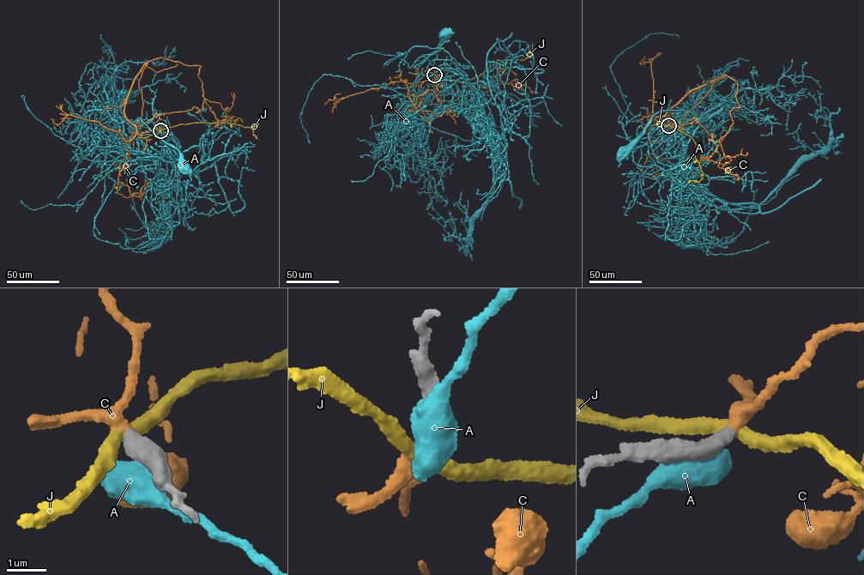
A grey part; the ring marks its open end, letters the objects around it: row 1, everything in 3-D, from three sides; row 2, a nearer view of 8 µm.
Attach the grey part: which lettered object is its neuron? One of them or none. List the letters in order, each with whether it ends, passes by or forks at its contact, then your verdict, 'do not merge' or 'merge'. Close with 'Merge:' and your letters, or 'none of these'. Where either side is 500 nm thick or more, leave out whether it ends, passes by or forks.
A: do not merge
C: it passes by; merge
J: it passes by; do not merge
Merge: C

